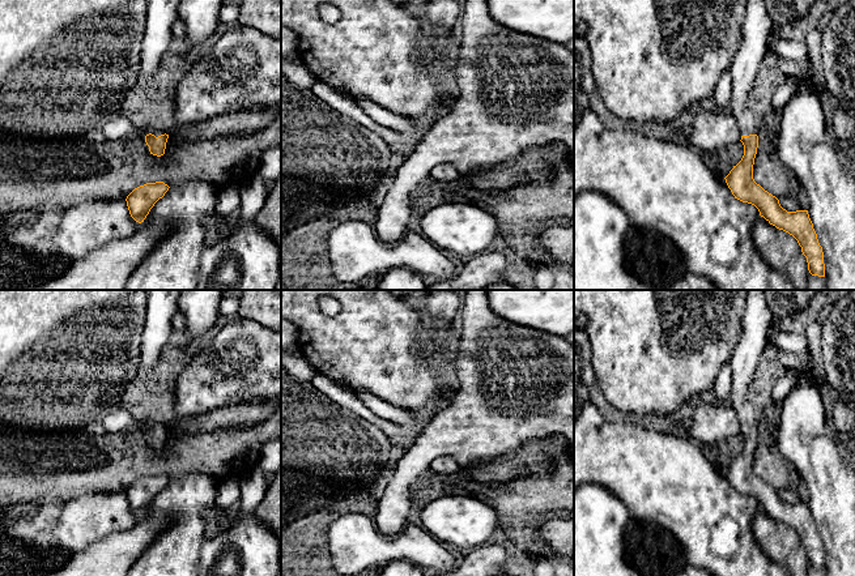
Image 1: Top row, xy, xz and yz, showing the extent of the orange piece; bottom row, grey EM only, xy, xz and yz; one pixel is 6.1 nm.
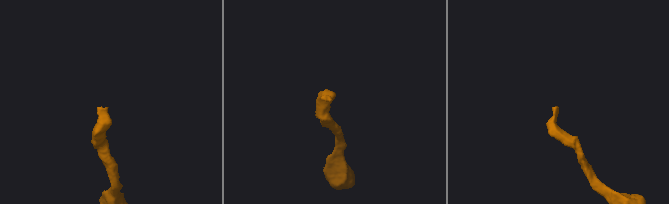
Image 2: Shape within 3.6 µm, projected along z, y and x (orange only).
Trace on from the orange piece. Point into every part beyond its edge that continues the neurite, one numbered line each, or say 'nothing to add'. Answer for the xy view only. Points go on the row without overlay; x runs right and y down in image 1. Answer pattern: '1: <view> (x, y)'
1: xy (145, 417)

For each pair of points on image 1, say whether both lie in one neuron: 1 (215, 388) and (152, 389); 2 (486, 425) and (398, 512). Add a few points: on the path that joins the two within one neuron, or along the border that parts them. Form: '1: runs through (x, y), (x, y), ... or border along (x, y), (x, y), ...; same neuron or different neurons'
1: border along (182, 370), (175, 384), (173, 400); different neurons
2: runs through (456, 431), (443, 435), (407, 472), (402, 482); same neuron

